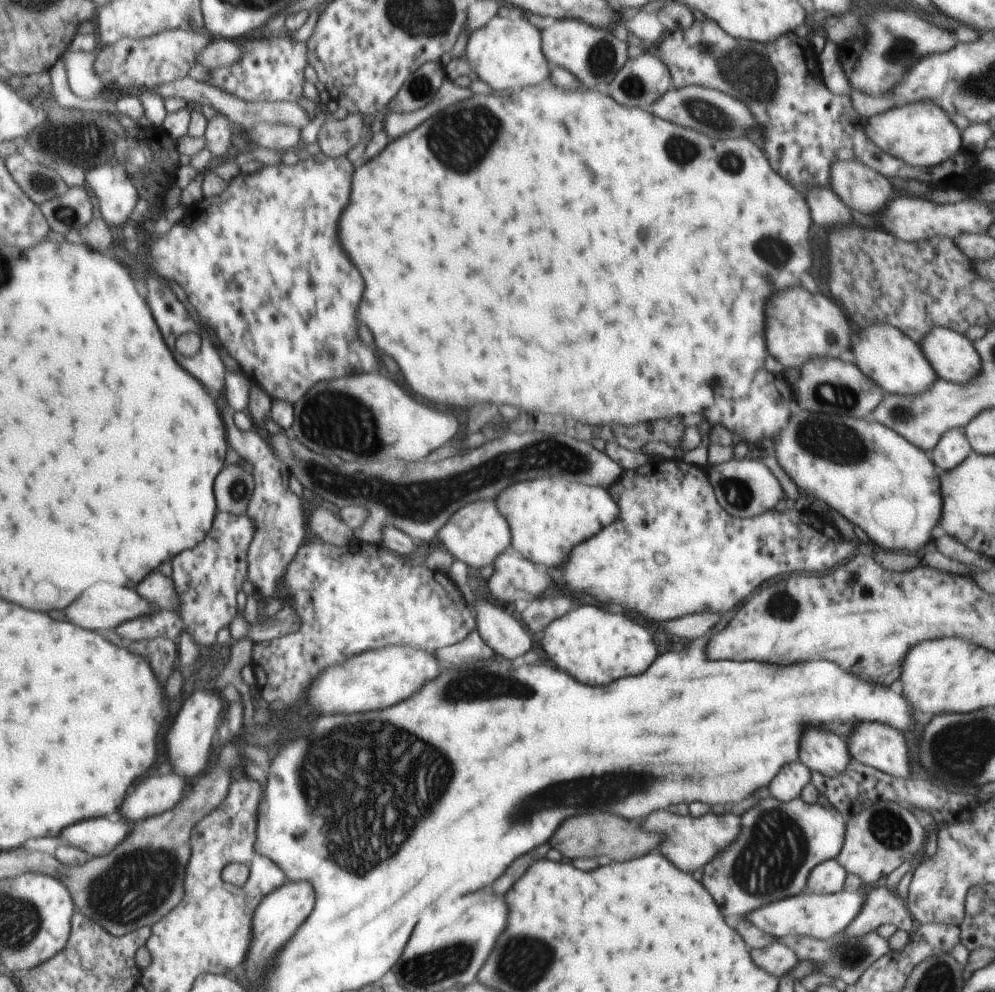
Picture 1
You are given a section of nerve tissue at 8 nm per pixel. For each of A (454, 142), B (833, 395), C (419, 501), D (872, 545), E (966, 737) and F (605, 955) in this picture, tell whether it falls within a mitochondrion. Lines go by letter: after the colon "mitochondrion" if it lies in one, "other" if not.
A: mitochondrion
B: mitochondrion
C: mitochondrion
D: other
E: mitochondrion
F: other

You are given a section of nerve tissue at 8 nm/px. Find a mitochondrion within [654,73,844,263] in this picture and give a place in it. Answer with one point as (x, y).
(706, 113)

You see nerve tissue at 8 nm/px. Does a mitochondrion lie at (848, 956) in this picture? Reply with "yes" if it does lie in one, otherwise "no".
yes

